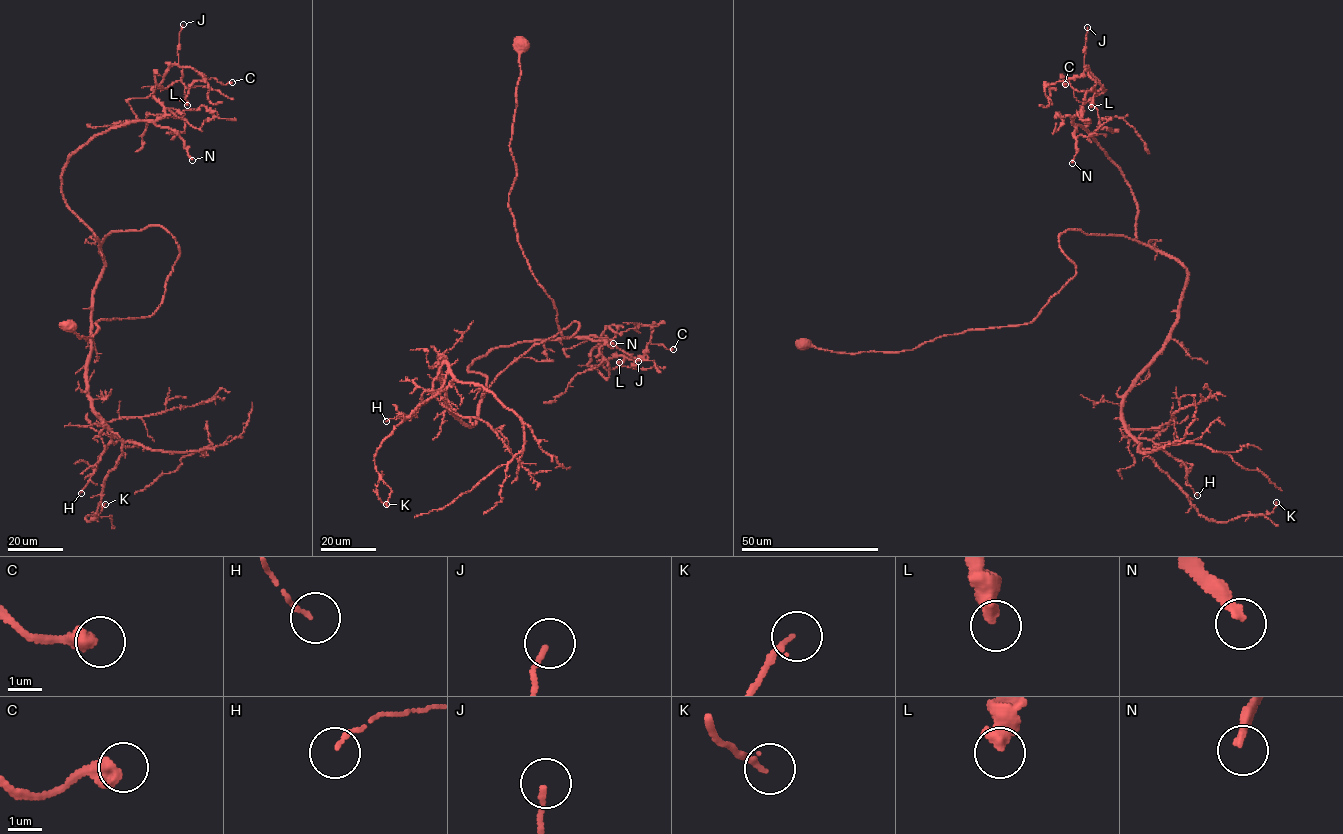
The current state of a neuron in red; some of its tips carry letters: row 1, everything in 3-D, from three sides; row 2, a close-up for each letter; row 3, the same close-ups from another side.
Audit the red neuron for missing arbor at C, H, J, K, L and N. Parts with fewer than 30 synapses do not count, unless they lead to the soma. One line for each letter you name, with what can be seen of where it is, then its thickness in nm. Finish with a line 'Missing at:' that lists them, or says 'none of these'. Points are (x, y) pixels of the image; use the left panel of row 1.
N: (192, 160) | 240 nm
Missing at: N

